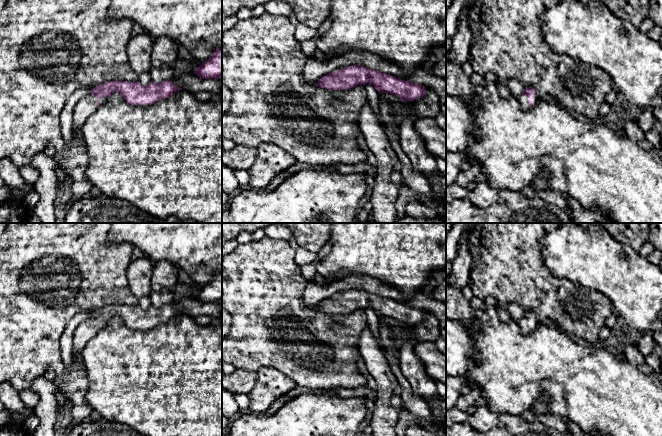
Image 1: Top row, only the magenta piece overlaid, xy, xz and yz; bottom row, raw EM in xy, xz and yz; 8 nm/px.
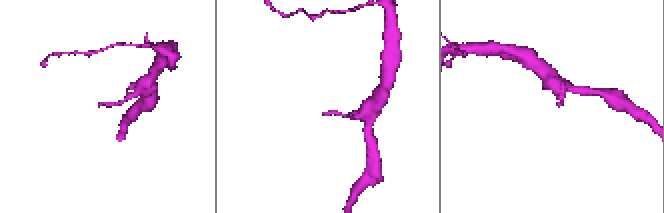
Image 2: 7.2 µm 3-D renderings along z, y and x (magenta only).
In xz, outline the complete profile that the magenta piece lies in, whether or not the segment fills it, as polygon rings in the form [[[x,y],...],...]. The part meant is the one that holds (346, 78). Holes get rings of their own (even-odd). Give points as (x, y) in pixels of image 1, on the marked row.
[[[351,65],[322,76],[318,85],[329,90],[347,90],[357,85],[372,84],[380,93],[391,93],[402,101],[414,101],[426,93],[423,85],[398,79],[390,74],[369,69],[362,65]]]

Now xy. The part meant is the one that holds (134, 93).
[[[109,81],[93,88],[75,106],[73,114],[73,131],[80,133],[88,117],[93,114],[112,93],[120,93],[132,105],[150,105],[159,100],[171,97],[182,88],[172,81],[151,82],[142,86],[138,81]]]

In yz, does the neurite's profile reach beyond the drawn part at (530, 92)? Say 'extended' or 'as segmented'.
extended

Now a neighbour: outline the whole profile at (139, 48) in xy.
[[[142,32],[132,37],[126,47],[129,64],[136,74],[149,72],[152,68],[151,55],[154,41]]]

